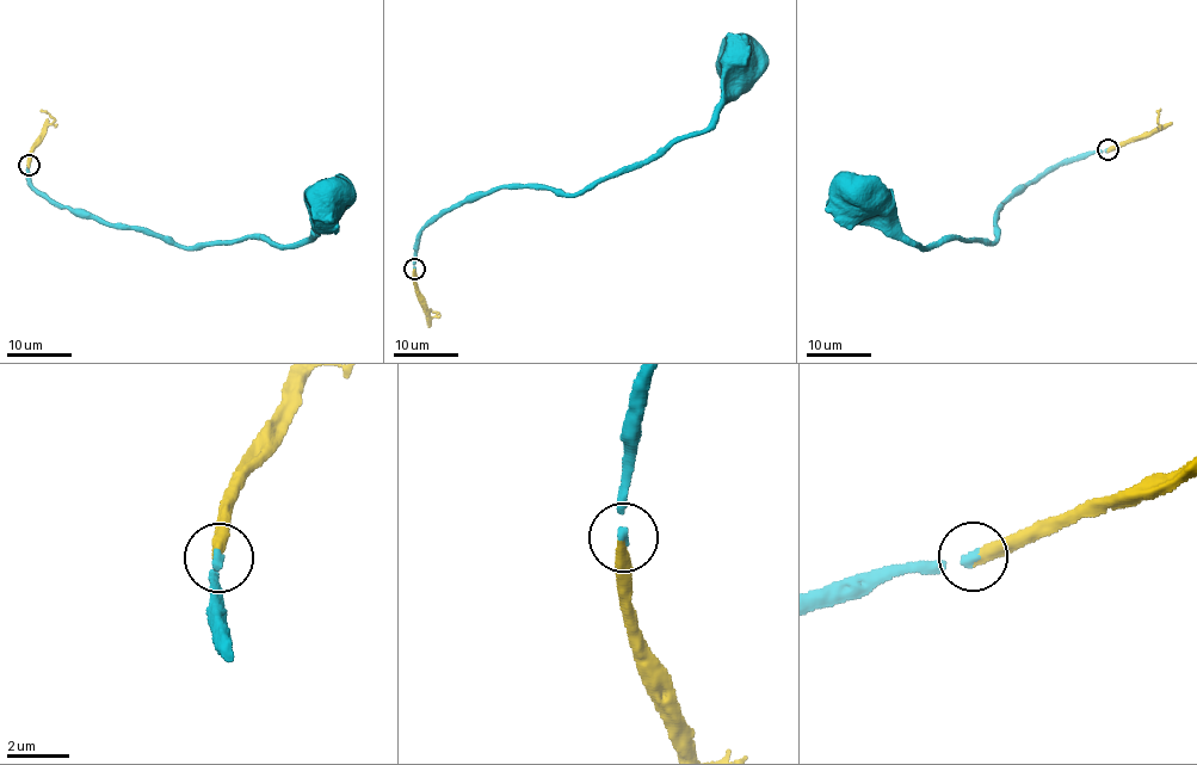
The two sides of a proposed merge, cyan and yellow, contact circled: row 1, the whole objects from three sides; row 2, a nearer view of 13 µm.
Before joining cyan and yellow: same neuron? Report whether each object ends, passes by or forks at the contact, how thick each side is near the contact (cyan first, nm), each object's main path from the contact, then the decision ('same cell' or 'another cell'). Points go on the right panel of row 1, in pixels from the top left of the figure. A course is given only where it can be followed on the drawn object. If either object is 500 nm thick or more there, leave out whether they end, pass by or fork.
cyan ends; yellow ends; calibres 240 and 380 nm; course cyan (1108, 149), (1067, 158), (1024, 185), (1003, 204), (992, 242), (960, 239), (921, 247), (869, 207), (859, 191); course yellow (1108, 149), (1146, 139), (1161, 127), (1158, 121), (1160, 109); same cell

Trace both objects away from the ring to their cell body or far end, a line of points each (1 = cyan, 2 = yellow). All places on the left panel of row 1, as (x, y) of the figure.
1: (28, 165), (30, 183), (49, 198), (180, 246), (250, 238), (301, 242), (333, 208), (332, 193)
2: (28, 165), (42, 133), (55, 119), (41, 109)

